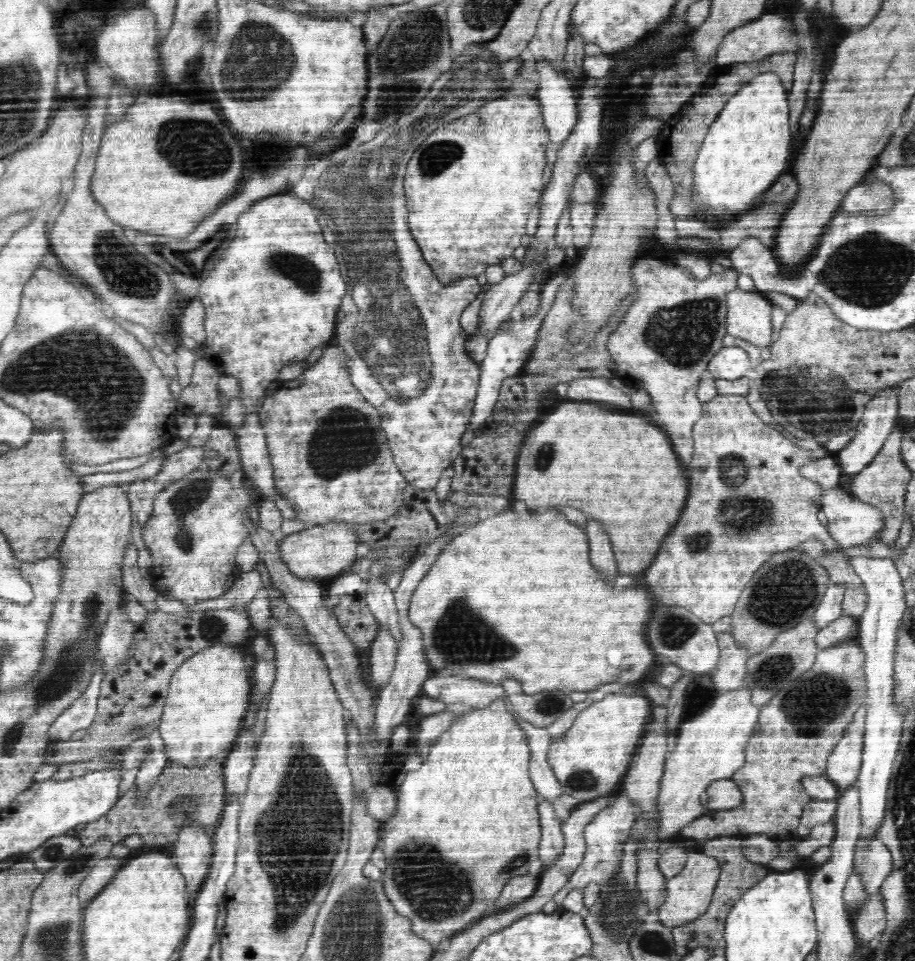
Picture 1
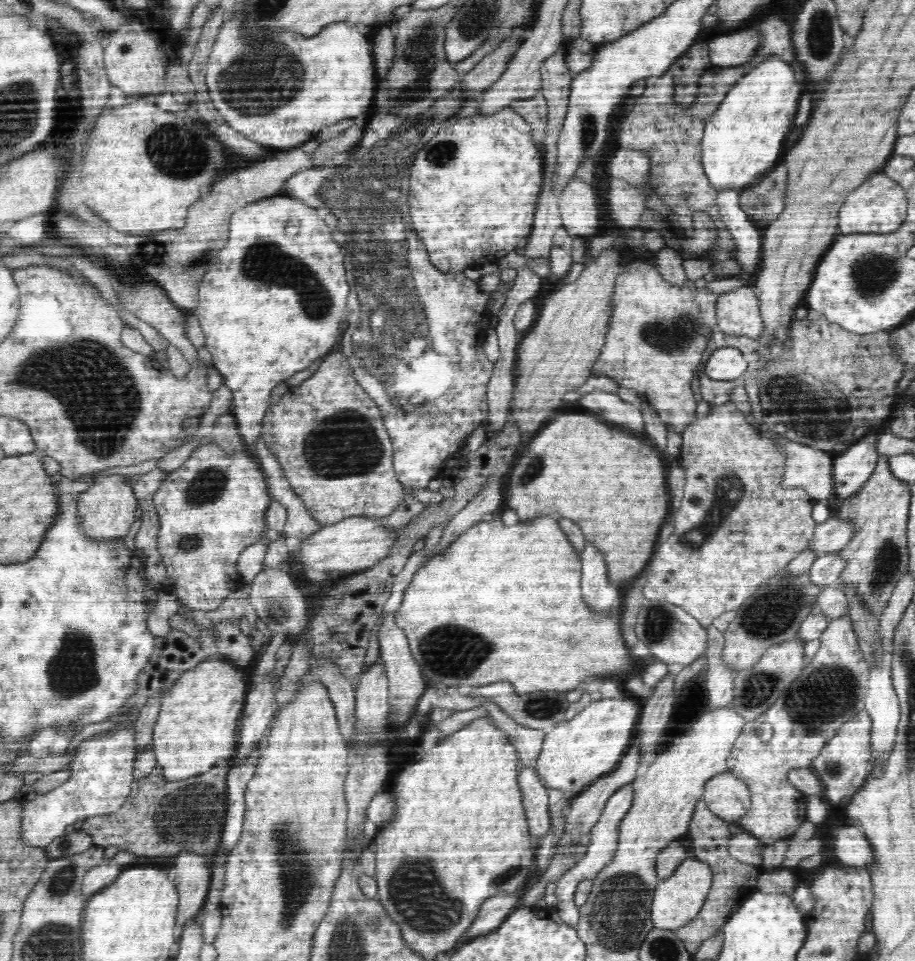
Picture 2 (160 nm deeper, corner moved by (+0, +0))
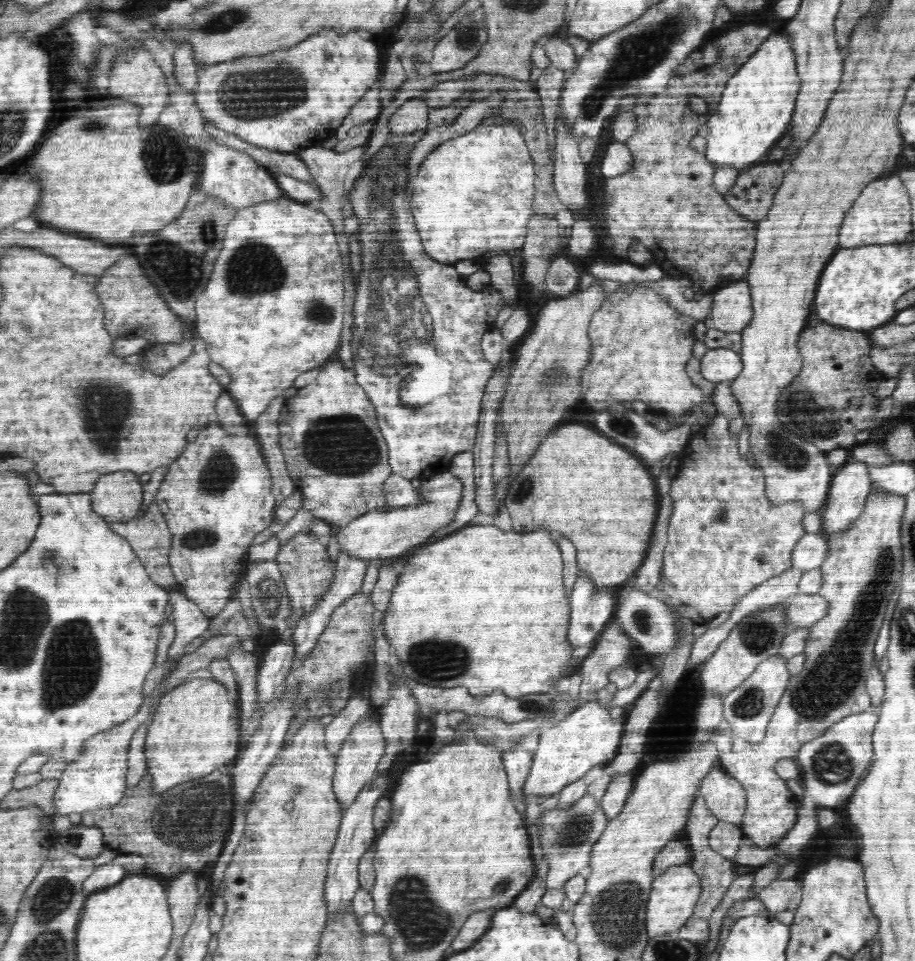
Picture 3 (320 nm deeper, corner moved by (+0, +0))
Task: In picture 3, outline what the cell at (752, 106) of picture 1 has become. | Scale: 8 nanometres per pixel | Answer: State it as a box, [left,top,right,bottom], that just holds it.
[706,32,800,172]

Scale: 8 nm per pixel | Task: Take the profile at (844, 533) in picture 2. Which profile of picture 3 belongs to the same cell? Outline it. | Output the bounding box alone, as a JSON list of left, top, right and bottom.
[791,531,828,573]

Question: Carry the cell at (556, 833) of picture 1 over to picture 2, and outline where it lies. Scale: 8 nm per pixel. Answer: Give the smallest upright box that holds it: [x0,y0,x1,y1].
[518,765,551,839]

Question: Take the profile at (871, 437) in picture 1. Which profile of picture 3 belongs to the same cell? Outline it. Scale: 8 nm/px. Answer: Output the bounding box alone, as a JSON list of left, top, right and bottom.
[822,459,871,539]

